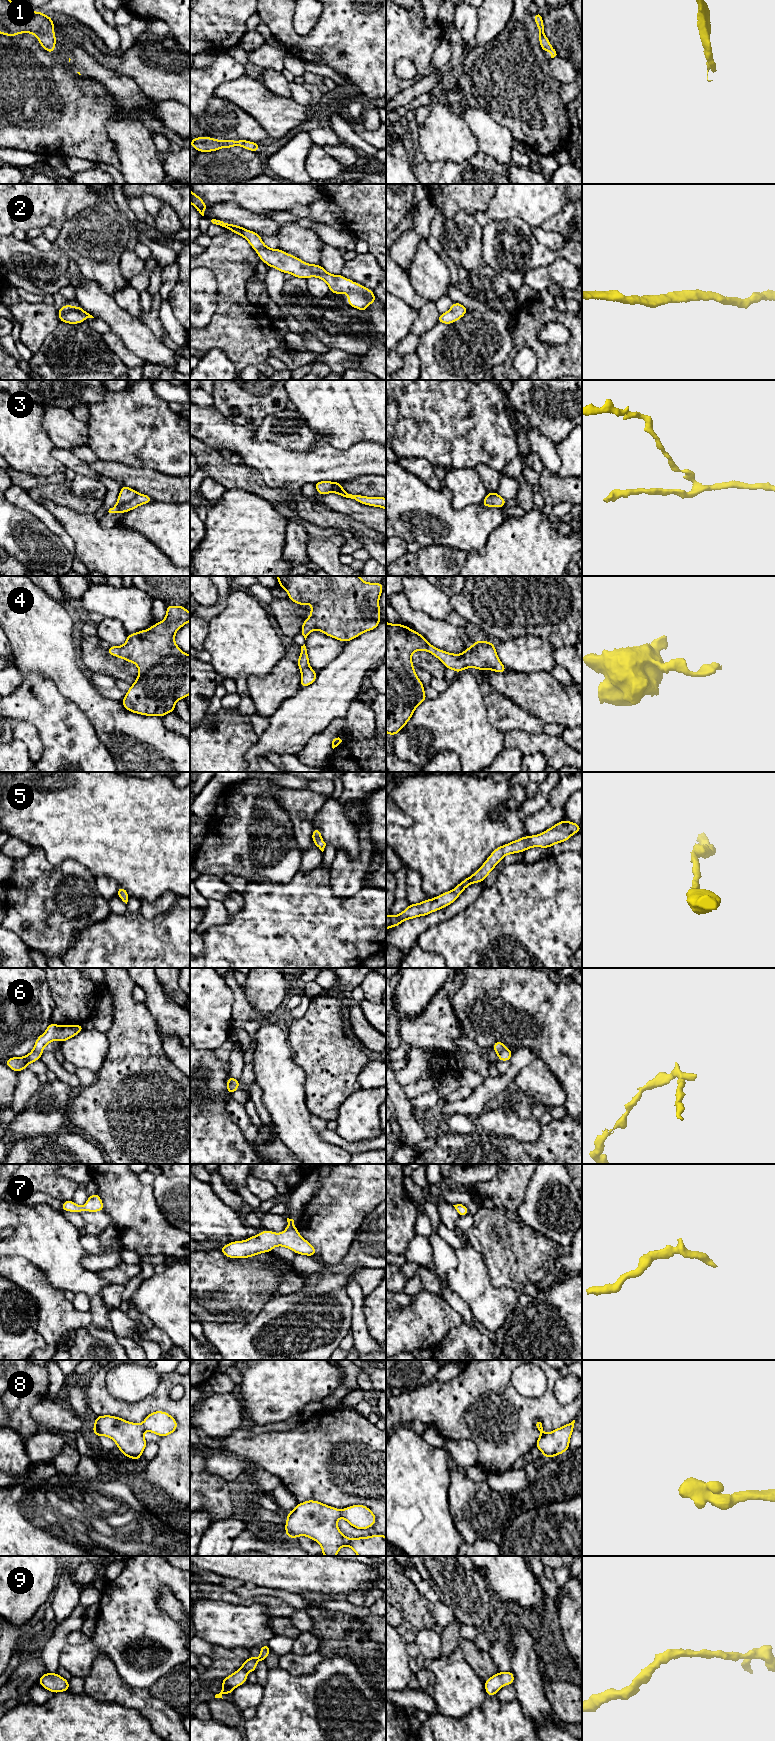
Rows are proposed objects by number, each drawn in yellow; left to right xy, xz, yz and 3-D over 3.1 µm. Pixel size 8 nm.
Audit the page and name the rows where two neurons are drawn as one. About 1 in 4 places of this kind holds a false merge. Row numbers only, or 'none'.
3

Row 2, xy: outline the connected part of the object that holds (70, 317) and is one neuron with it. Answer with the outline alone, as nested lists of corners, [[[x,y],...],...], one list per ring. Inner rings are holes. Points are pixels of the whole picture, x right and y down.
[[[67,304],[58,309],[58,316],[61,322],[68,324],[83,323],[87,318],[94,318],[89,313],[85,312],[80,305],[75,308]]]

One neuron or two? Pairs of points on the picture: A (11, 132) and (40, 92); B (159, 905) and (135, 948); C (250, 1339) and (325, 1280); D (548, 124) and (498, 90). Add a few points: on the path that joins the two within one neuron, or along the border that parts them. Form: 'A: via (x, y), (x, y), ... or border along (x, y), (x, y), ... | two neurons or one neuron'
A: via (11, 122), (30, 102) | one neuron
B: border along (172, 905), (150, 919), (146, 919), (139, 912) | two neurons
C: via (269, 1335), (306, 1299) | one neuron
D: via (536, 113), (513, 90), (510, 90) | one neuron

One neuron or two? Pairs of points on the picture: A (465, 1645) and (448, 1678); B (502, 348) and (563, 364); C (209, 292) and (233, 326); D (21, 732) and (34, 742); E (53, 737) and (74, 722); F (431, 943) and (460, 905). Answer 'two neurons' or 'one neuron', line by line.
A: two neurons
B: two neurons
C: two neurons
D: one neuron
E: one neuron
F: two neurons

